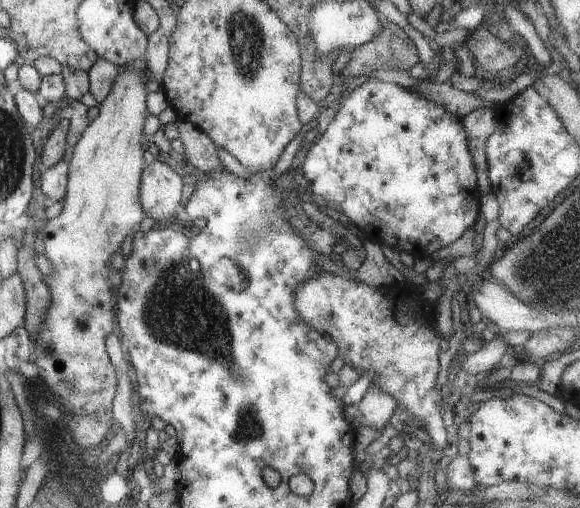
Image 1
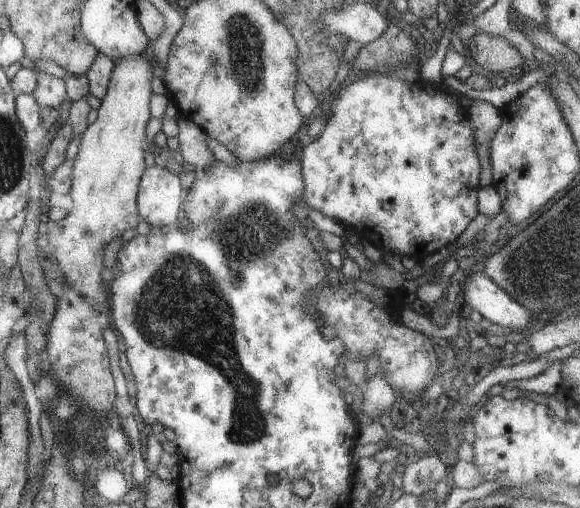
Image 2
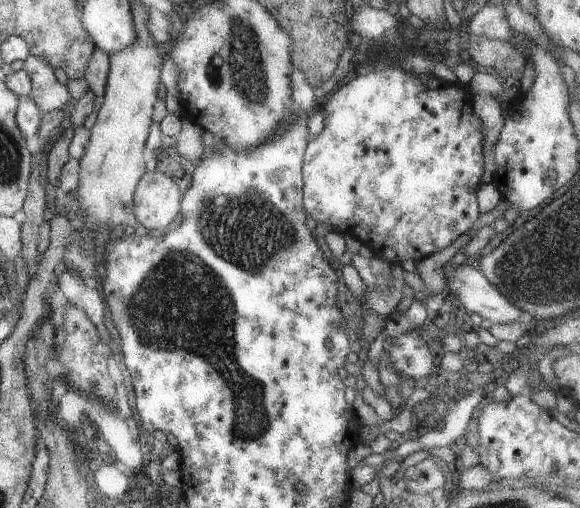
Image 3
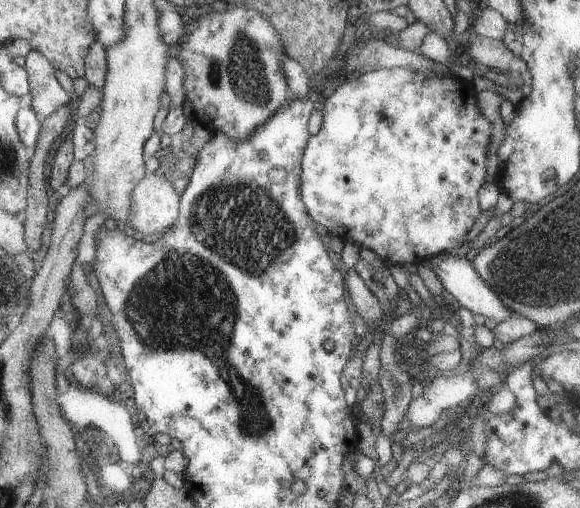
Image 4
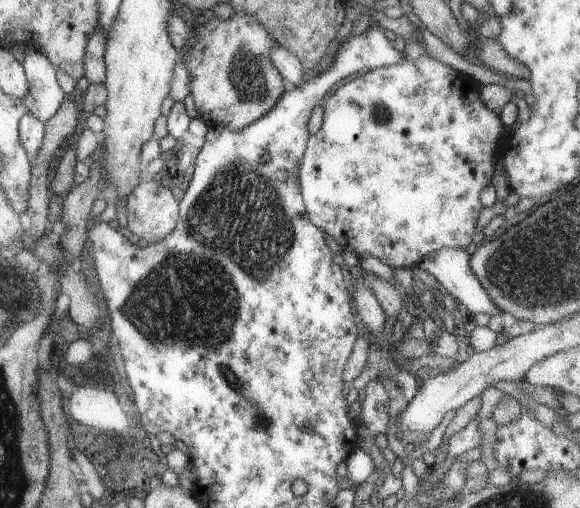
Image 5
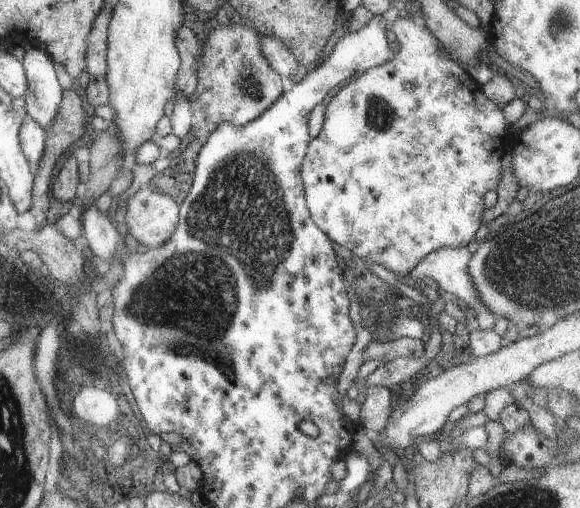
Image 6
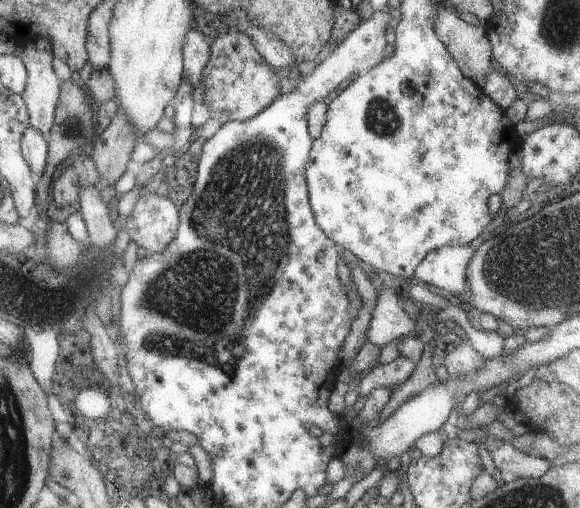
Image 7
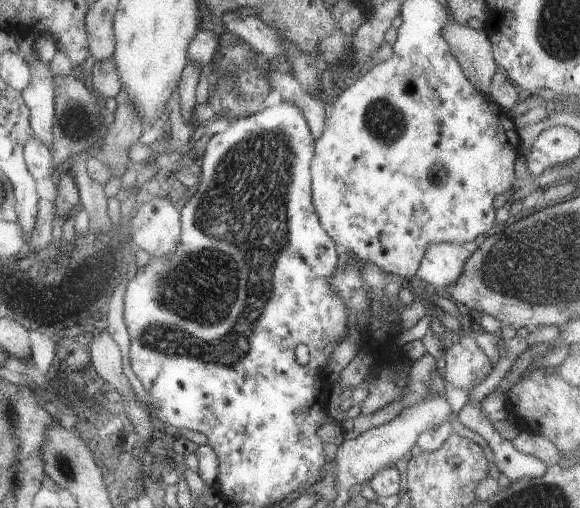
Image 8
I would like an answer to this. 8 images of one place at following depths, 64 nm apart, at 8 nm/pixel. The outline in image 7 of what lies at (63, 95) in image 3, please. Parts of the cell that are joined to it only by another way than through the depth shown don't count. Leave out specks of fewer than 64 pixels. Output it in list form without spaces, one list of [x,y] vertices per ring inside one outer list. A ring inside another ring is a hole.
[[[43,39],[27,42],[26,46],[17,54],[23,61],[27,71],[26,85],[20,95],[23,97],[26,106],[28,124],[35,130],[38,130],[43,136],[47,136],[54,119],[54,110],[57,104],[59,83],[61,81],[55,77],[51,69],[53,56],[49,46],[49,42]]]

